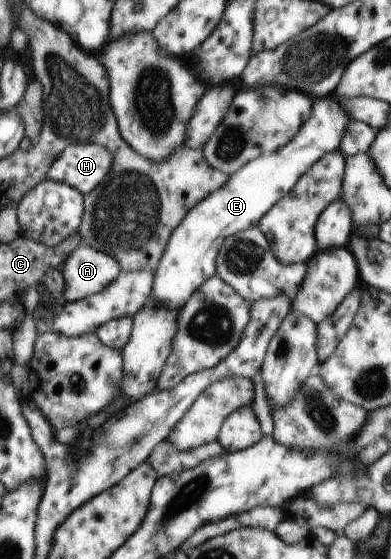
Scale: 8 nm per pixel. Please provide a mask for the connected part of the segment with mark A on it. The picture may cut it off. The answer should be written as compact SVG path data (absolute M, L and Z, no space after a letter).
M82 242L61 273L66 279L66 301L72 303L101 293L123 272L118 259Z

